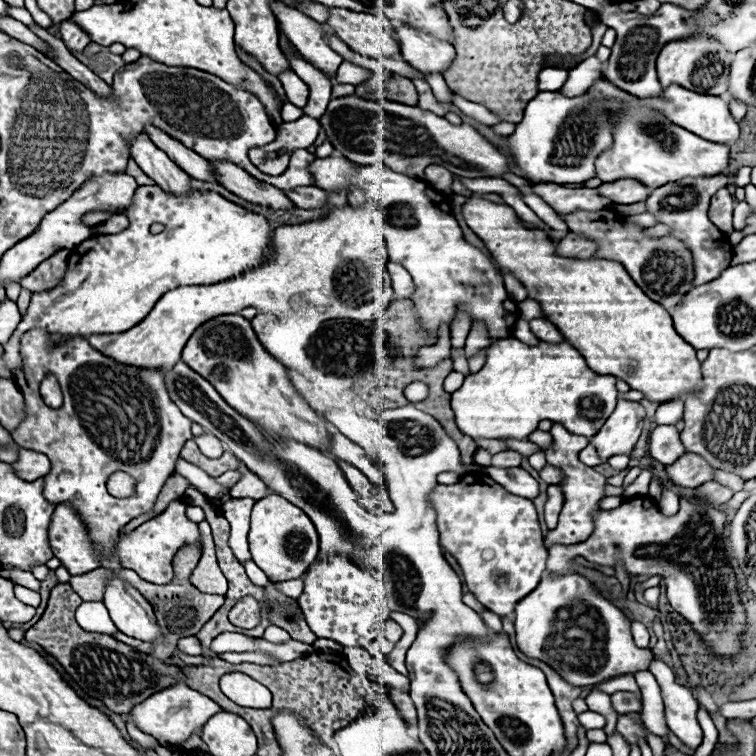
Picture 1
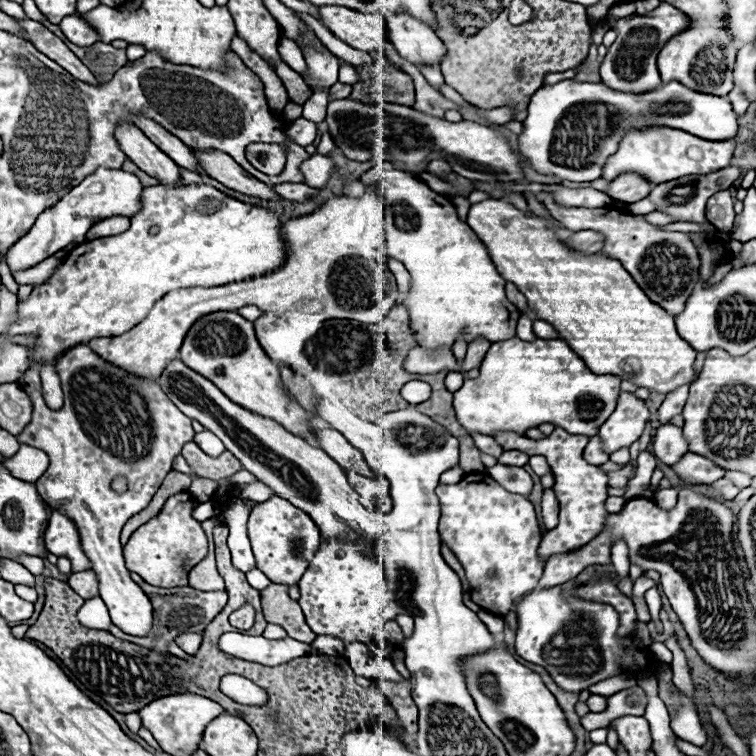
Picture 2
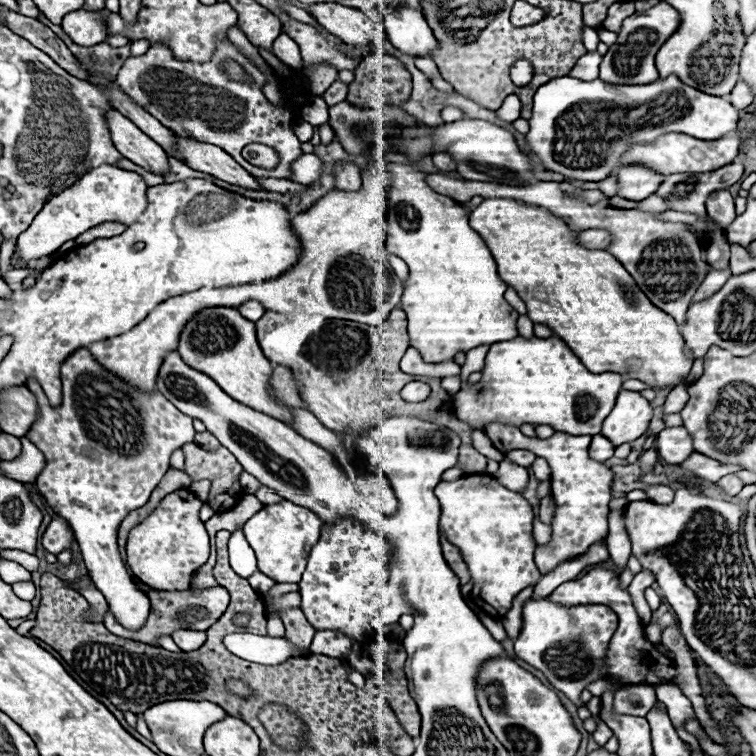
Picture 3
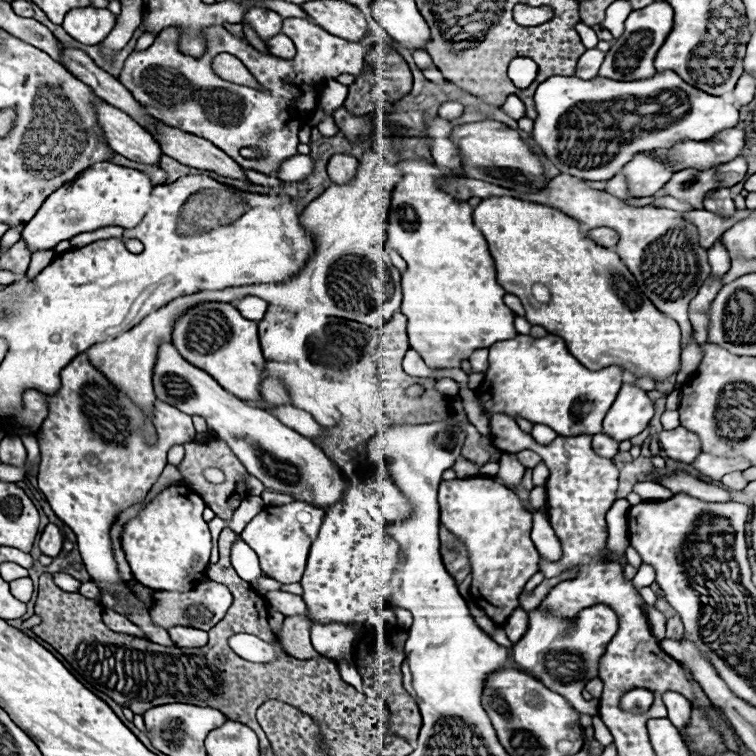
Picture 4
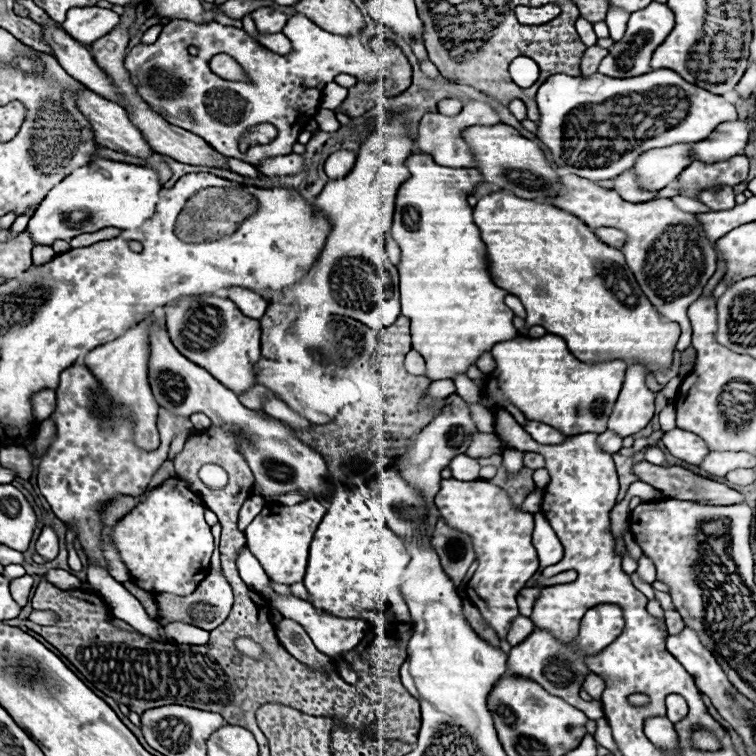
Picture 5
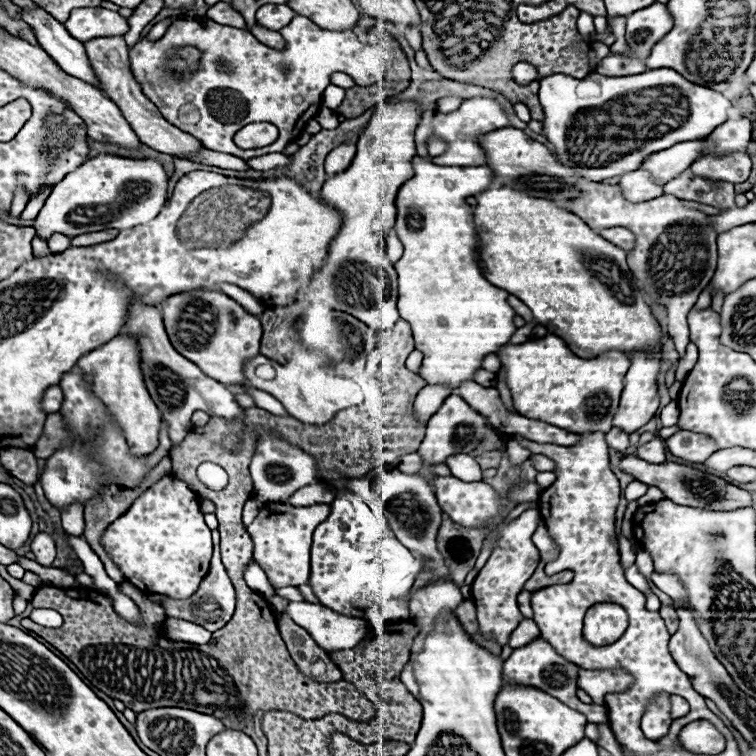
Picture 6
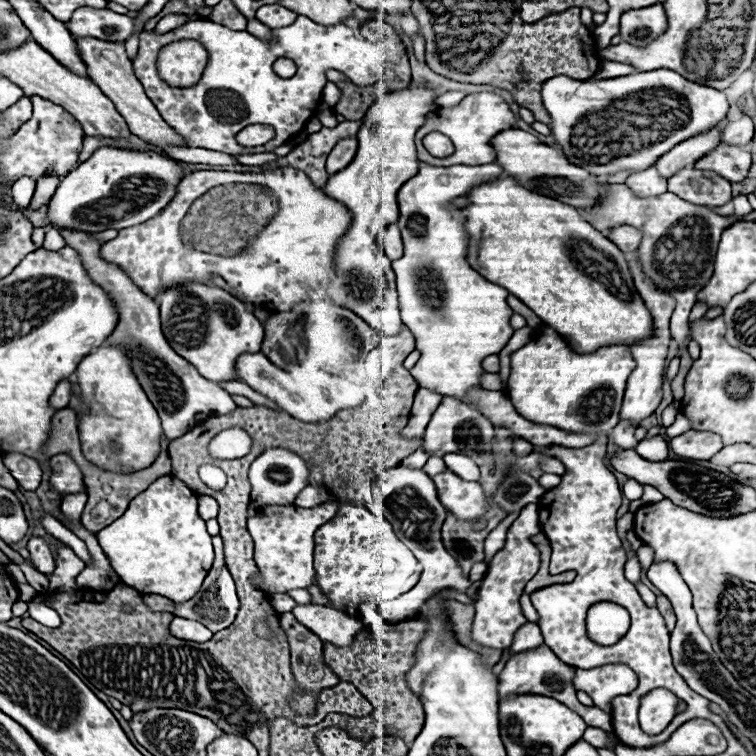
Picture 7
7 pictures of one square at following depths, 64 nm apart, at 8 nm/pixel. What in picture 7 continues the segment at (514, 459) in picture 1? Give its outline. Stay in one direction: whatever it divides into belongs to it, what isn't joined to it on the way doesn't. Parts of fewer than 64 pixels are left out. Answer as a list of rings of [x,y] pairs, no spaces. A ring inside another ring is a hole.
[[[552,458],[552,460],[542,460],[540,464],[542,464],[542,470],[548,472],[548,474],[558,474],[558,476],[562,476],[562,474],[566,472],[564,464],[562,464],[560,460],[556,460],[556,458]]]

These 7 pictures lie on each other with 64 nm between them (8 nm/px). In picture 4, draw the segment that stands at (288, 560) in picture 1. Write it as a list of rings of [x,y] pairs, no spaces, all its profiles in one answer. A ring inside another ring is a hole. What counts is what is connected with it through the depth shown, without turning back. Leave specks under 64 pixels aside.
[[[292,502],[286,506],[266,506],[256,518],[250,520],[250,524],[244,528],[240,536],[258,554],[260,566],[266,576],[282,584],[300,582],[310,544],[318,534],[322,518],[324,518],[322,508],[316,508],[308,502]]]

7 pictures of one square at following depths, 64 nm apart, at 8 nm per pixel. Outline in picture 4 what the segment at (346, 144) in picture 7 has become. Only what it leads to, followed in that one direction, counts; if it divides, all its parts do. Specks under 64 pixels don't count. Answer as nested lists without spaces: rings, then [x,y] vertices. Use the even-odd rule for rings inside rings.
[[[334,154],[328,162],[328,176],[336,184],[346,184],[354,178],[358,170],[358,160],[348,154]]]

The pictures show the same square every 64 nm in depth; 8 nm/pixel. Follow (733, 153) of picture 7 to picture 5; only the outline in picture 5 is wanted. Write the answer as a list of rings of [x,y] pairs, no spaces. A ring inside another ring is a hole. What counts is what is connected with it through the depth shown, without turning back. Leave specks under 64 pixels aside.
[[[744,154],[734,156],[724,162],[698,162],[694,160],[680,176],[678,180],[682,182],[680,194],[688,198],[696,198],[696,194],[702,188],[710,188],[710,184],[730,184],[736,186],[744,182],[748,176],[748,158]]]

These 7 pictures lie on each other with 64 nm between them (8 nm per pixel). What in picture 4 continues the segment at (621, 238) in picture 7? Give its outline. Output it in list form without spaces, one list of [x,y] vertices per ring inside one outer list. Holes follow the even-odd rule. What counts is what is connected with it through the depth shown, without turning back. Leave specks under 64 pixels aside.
[[[594,228],[588,234],[596,244],[606,248],[614,248],[618,244],[618,232],[614,232],[612,228]]]

